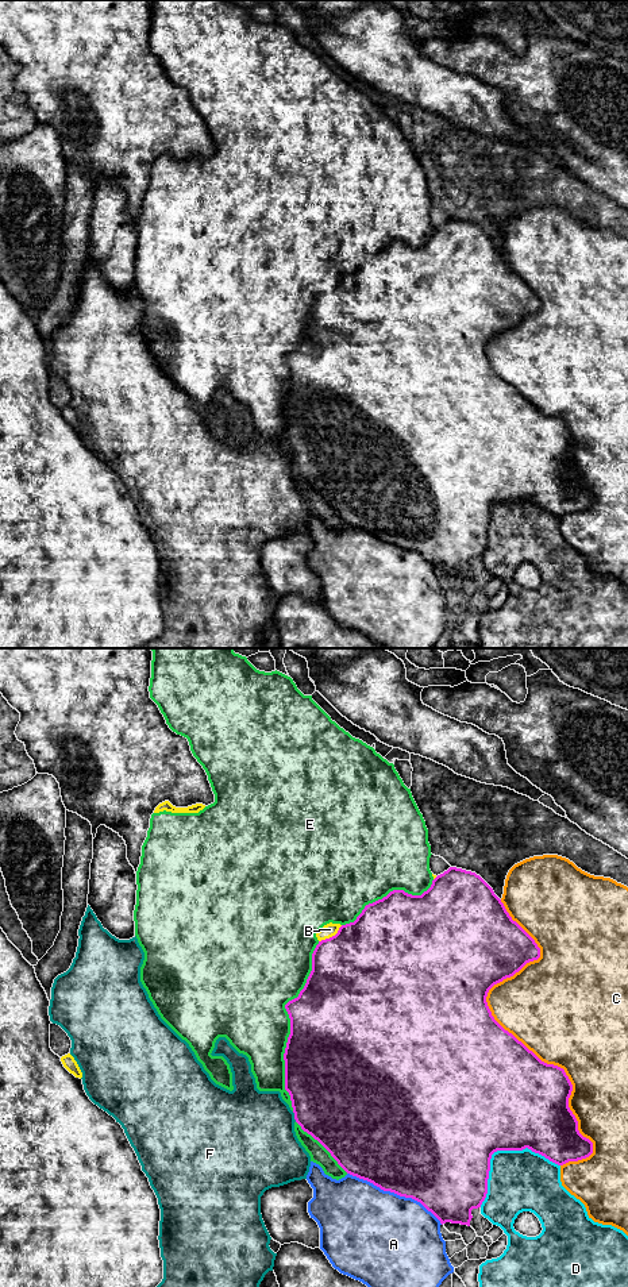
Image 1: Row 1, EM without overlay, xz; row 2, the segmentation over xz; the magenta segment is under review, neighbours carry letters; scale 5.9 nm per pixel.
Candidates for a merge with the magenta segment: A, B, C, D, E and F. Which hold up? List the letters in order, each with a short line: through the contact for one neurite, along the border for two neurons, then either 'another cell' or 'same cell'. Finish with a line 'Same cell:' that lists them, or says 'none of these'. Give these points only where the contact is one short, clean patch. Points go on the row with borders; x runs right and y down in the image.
A: another cell
B: another cell
C: another cell
D: another cell
E: another cell
F: another cell
Same cell: none of these

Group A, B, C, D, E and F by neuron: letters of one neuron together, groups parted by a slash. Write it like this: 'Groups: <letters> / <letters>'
Groups: A / B E / C / D / F

